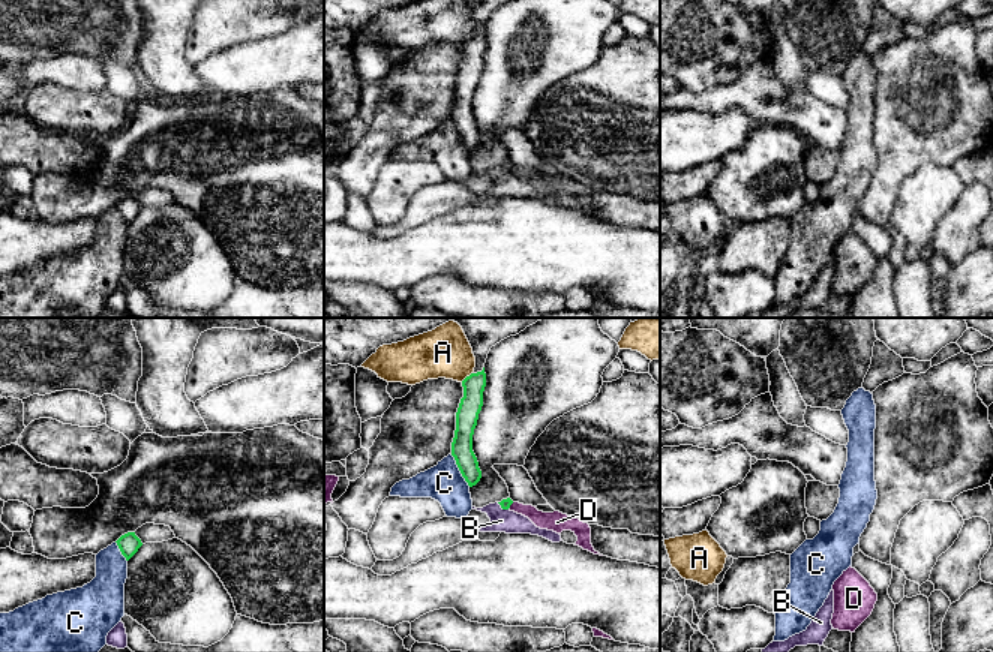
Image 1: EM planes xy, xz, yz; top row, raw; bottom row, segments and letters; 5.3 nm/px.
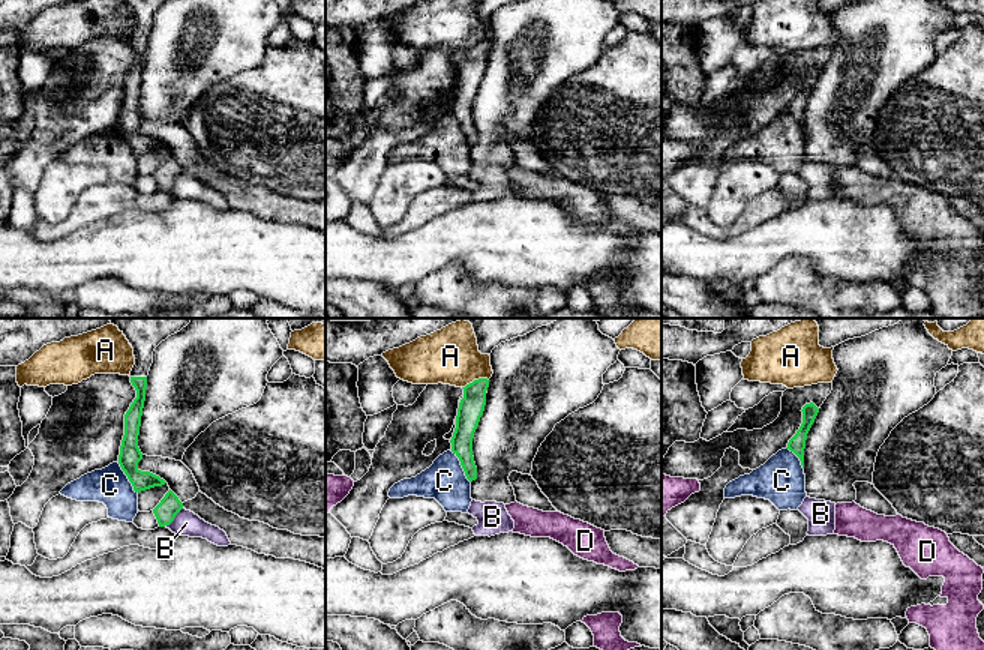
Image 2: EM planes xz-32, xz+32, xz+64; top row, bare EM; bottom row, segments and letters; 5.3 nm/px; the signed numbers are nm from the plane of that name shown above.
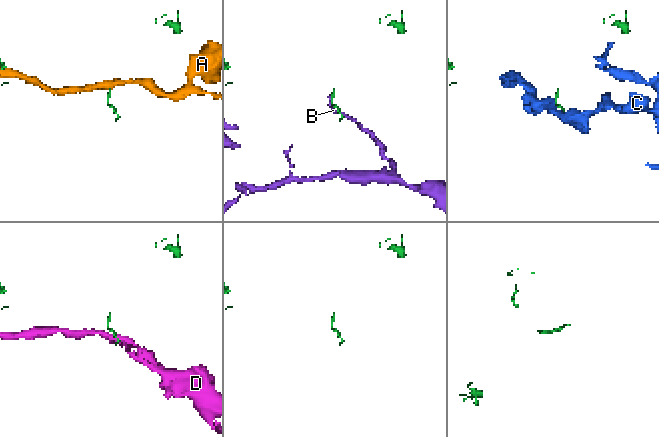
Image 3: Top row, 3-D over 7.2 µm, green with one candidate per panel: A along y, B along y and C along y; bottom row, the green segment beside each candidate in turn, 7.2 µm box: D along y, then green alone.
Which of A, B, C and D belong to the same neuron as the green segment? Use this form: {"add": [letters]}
{"add": []}

